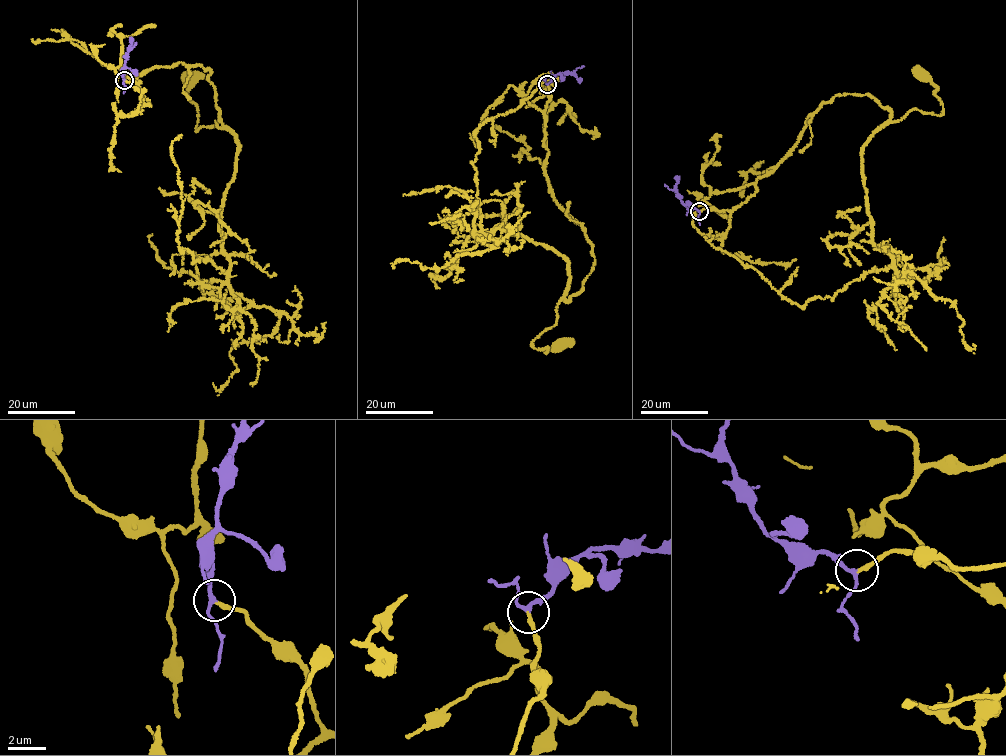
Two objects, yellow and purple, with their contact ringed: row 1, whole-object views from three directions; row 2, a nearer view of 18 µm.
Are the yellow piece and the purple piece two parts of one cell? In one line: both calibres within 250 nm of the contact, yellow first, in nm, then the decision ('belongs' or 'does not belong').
200/170 nm | belongs

